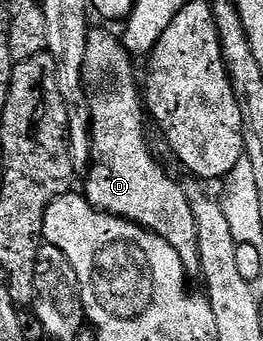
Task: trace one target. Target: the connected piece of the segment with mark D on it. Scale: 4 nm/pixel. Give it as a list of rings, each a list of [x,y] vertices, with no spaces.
[[[92,29],[88,36],[88,44],[85,49],[85,60],[83,70],[83,83],[87,86],[87,99],[91,108],[91,169],[86,171],[87,190],[85,189],[85,197],[96,210],[104,210],[107,214],[117,214],[120,218],[128,218],[131,222],[136,222],[138,226],[144,226],[146,230],[151,230],[154,234],[161,236],[169,244],[173,244],[173,248],[177,248],[177,252],[183,260],[183,266],[189,272],[199,270],[199,244],[197,242],[197,224],[193,220],[193,208],[189,204],[189,200],[185,196],[182,185],[167,175],[167,170],[161,163],[155,159],[155,154],[151,151],[151,146],[147,143],[147,126],[145,121],[145,98],[141,93],[141,78],[135,75],[135,66],[133,63],[133,55],[126,49],[123,42],[118,37],[115,38],[107,30]]]

